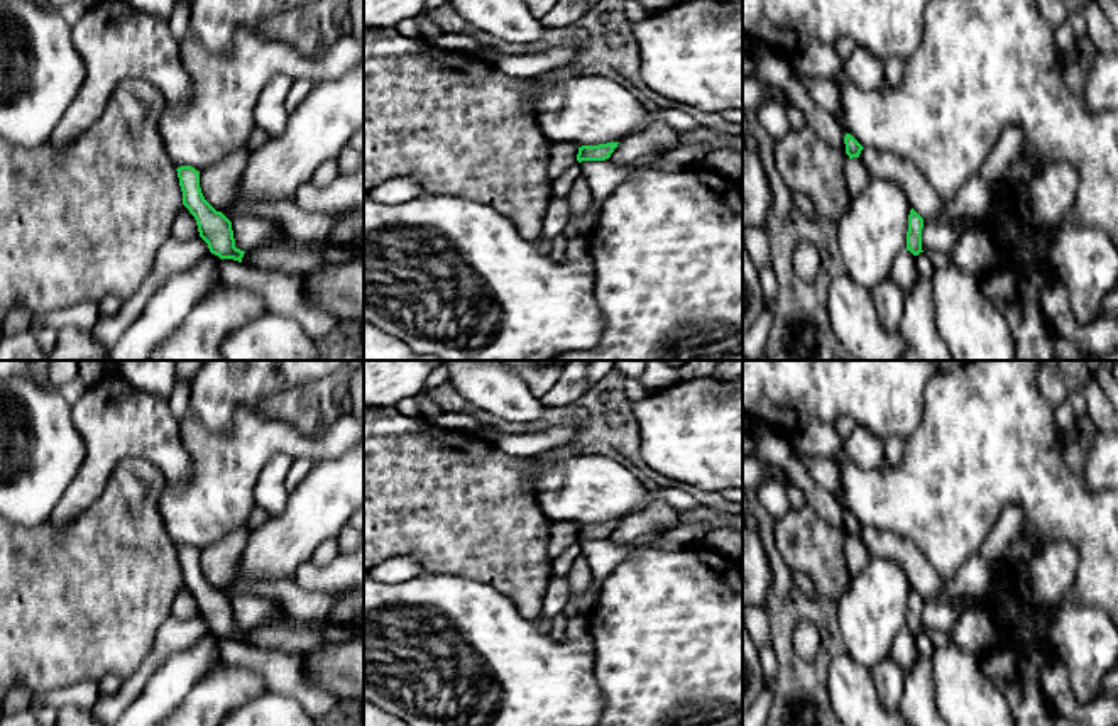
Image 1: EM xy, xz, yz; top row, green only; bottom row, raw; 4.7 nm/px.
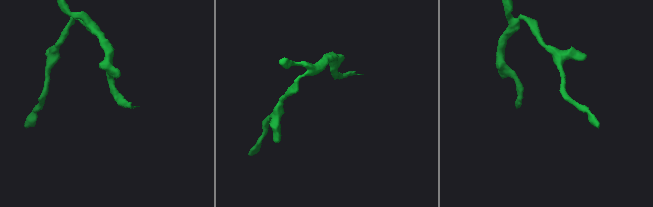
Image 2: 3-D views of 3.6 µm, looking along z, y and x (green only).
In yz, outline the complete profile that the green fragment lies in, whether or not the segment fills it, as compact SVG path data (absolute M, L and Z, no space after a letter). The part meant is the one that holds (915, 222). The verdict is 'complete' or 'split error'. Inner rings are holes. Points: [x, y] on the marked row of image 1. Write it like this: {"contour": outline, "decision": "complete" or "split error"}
{"contour": "M912 208L908 215L907 250L918 256L922 250L923 218Z", "decision": "complete"}

